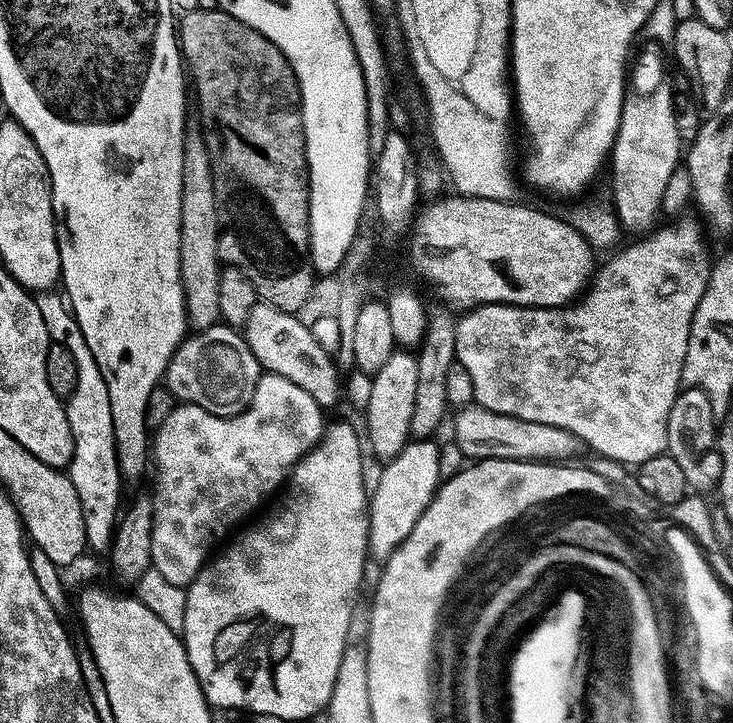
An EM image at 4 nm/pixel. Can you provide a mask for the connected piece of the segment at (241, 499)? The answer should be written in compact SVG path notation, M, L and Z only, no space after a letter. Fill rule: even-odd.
M271 374L261 375L250 406L234 418L218 418L197 404L175 407L166 422L162 422L154 432L156 517L152 535L152 568L160 572L166 582L174 582L174 586L187 589L209 563L212 547L235 524L254 515L279 488L281 491L292 479L292 472L301 460L320 445L326 431L324 416L325 409L313 396L306 394L302 386L294 386L294 382Z

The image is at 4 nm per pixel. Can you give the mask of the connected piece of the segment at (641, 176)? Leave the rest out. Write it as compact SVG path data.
M654 42L648 44L646 50L635 57L629 71L622 122L610 157L614 211L621 227L640 232L636 234L647 233L655 227L653 224L660 216L661 200L670 178L680 166L684 148L677 128L672 80L666 70L663 49Z

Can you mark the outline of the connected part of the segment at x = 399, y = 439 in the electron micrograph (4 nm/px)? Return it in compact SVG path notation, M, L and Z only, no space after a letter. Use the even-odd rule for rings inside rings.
M397 350L390 358L390 362L386 362L386 366L382 368L380 373L373 379L373 394L369 410L366 413L368 419L368 436L366 432L366 440L372 443L372 452L381 462L389 462L396 460L404 451L410 441L413 439L411 420L414 419L414 402L418 391L418 366L419 359L411 351Z

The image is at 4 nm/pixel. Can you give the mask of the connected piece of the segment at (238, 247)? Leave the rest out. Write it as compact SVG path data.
M199 10L183 13L178 24L178 39L191 83L194 85L194 96L200 99L200 116L205 142L208 144L212 159L214 190L217 196L217 212L220 219L220 259L225 265L240 268L254 282L256 295L265 304L272 304L278 310L293 314L303 313L303 308L312 300L312 291L316 288L318 277L316 268L312 265L312 243L310 242L310 174L308 173L308 143L304 129L304 99L300 93L300 83L290 66L290 62L258 30L238 22L229 12L219 10Z

